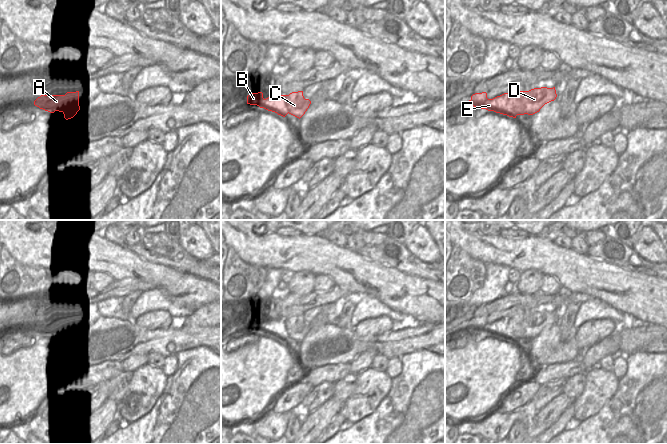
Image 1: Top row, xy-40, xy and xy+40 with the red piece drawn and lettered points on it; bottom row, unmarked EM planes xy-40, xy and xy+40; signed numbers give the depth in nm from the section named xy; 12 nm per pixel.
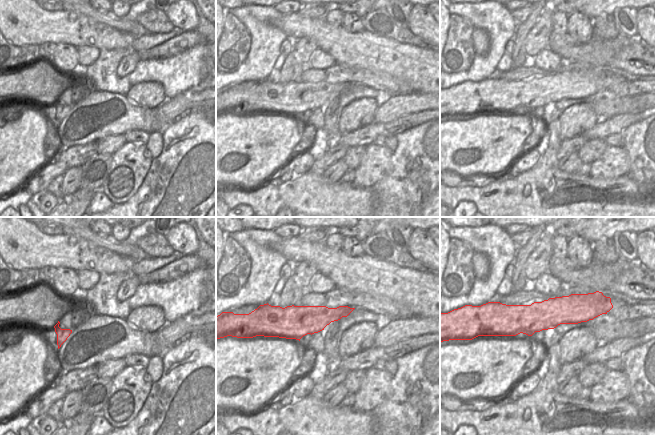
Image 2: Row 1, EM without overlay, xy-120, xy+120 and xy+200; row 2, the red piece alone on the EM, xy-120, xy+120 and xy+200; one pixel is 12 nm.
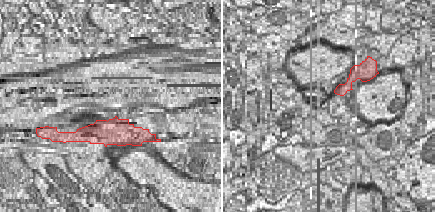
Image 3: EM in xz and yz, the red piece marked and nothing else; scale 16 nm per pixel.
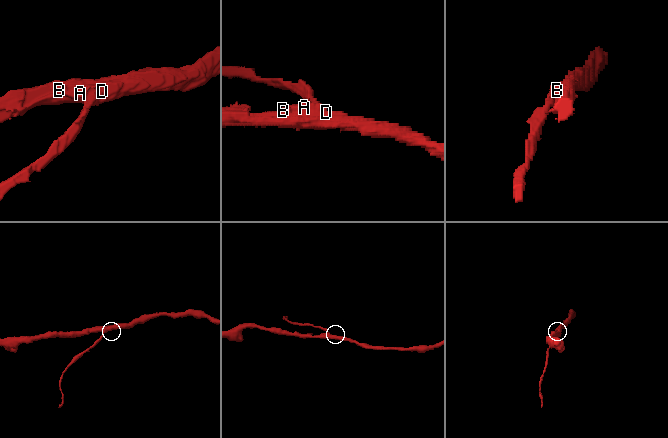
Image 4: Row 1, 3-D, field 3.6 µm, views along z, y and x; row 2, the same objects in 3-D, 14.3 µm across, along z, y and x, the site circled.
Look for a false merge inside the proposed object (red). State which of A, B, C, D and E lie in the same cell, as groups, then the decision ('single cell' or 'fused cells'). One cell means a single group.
A B D E / C | fused cells

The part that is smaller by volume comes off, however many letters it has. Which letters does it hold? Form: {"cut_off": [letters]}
{"cut_off": ["C"]}

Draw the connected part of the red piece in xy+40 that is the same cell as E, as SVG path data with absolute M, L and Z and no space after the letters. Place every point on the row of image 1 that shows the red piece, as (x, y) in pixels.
M555 87L509 92L493 99L488 99L487 93L482 92L473 94L468 105L516 118L517 115L533 115L539 112L545 104L554 101L556 97Z

